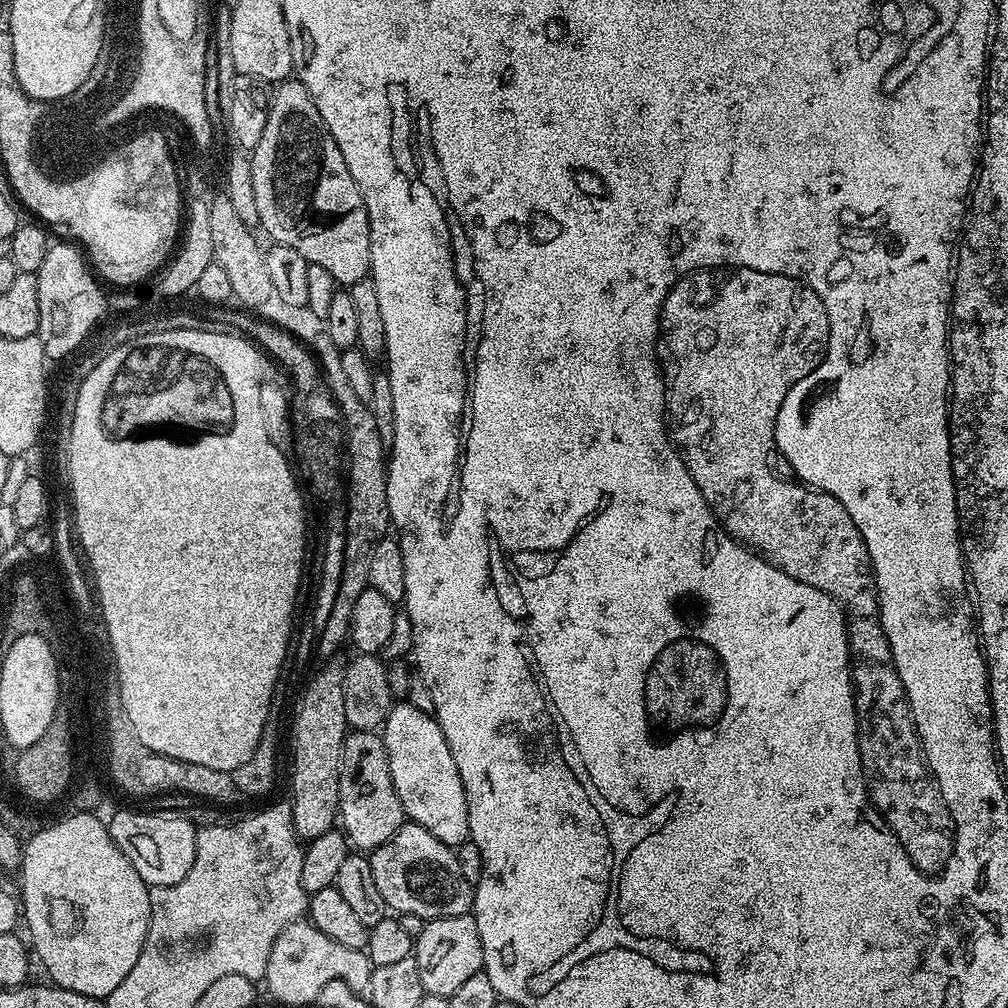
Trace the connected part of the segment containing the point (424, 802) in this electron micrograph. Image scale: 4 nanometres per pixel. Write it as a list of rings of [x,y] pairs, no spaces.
[[[407,702],[397,703],[388,712],[382,725],[384,749],[390,766],[390,778],[402,802],[405,817],[422,826],[438,838],[447,848],[457,849],[468,835],[466,794],[458,766],[446,746],[446,738],[438,726],[435,715],[418,710]]]

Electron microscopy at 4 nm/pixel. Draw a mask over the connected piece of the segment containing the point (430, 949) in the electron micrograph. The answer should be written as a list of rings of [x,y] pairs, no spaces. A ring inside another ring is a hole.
[[[475,915],[447,916],[427,921],[422,934],[414,938],[414,955],[418,966],[418,978],[425,993],[452,996],[454,990],[462,986],[462,982],[467,982],[484,967],[482,942],[478,938]]]

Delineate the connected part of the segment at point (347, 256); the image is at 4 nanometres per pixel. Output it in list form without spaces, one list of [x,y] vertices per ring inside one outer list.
[[[299,78],[281,80],[279,84],[275,85],[268,106],[266,130],[262,130],[262,139],[258,142],[258,146],[251,149],[250,159],[252,162],[252,173],[254,174],[254,199],[257,203],[258,224],[260,228],[264,227],[265,234],[269,236],[267,239],[298,250],[298,254],[302,254],[302,258],[306,258],[309,264],[323,266],[325,270],[330,270],[330,274],[334,274],[337,285],[350,286],[359,280],[369,279],[372,271],[372,259],[370,258],[370,222],[368,221],[368,211],[364,205],[364,199],[354,182],[354,178],[350,174],[350,170],[346,166],[346,158],[342,158],[342,150],[338,150],[334,138],[328,133],[328,128],[322,122],[322,114],[318,114],[318,106],[314,106],[314,102],[306,90],[306,86]]]

